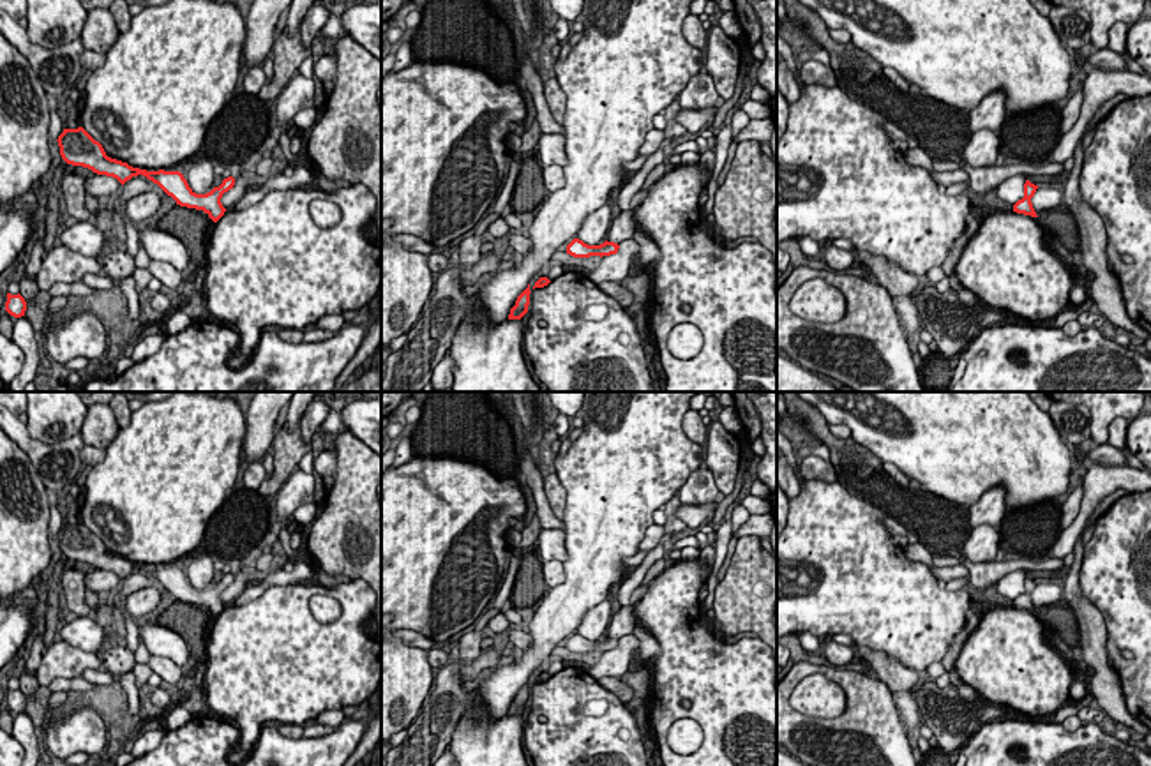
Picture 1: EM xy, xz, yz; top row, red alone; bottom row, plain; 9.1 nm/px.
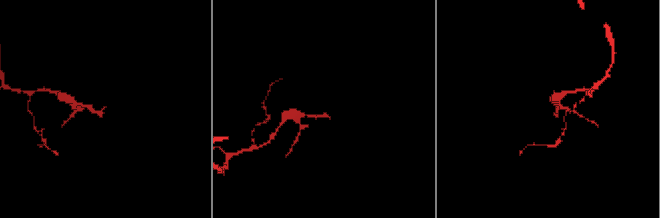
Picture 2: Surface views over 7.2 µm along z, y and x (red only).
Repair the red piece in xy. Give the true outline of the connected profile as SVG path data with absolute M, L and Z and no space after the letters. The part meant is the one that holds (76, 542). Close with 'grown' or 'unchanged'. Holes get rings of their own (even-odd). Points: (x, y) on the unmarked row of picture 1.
M83 522L64 524L56 537L60 542L60 551L67 559L83 561L97 570L113 572L122 581L132 572L143 570L157 579L168 591L171 591L177 600L203 605L214 618L217 618L226 607L221 598L222 590L235 581L235 574L228 572L210 588L196 590L180 567L147 567L108 552L102 540L95 537Z; unchanged

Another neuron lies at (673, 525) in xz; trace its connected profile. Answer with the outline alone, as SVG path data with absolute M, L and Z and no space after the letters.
M678 492L673 496L673 499L666 505L666 538L674 537L676 533L680 533L681 529L687 528L687 524L676 515L676 508L680 507L680 496Z

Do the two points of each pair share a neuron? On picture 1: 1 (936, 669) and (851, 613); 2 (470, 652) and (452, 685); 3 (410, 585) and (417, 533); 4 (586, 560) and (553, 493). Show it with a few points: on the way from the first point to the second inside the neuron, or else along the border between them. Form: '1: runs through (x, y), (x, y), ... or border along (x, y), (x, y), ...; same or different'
1: border along (940, 660), (934, 660), (925, 669); different
2: runs through (461, 660), (452, 669), (452, 676); same
3: runs through (410, 572), (410, 546); same
4: border along (555, 473), (565, 491), (564, 519); different

